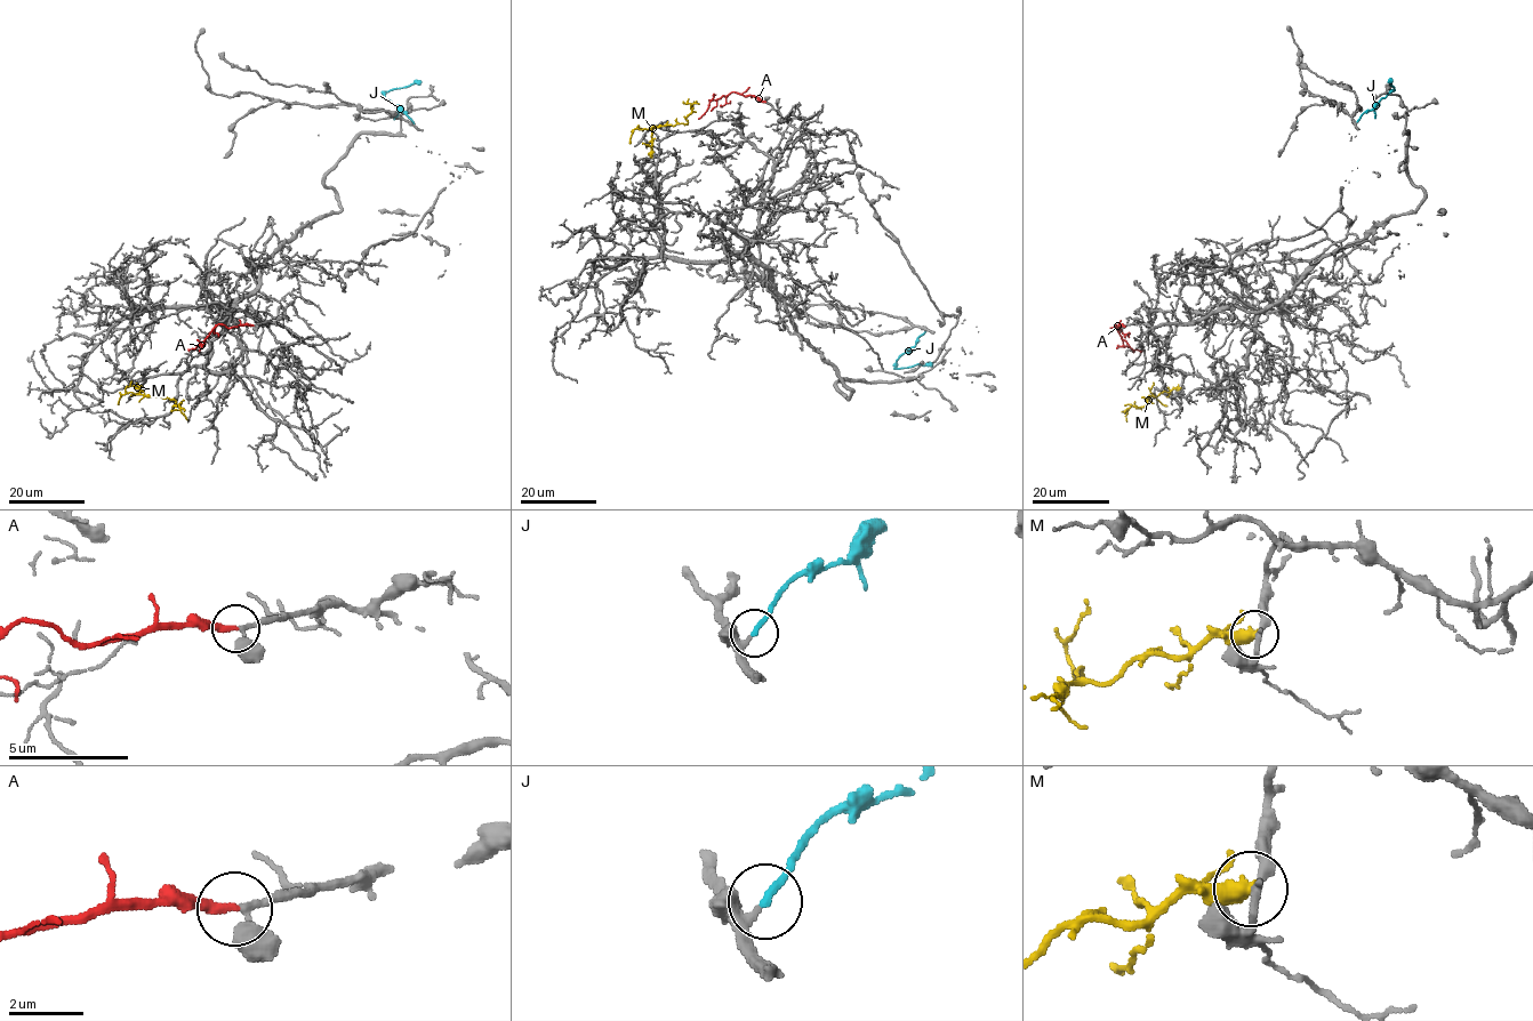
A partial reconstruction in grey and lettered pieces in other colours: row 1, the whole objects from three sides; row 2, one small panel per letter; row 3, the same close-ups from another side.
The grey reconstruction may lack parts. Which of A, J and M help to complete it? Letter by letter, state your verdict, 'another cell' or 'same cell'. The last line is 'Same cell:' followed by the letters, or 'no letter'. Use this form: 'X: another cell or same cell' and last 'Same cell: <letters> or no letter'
A: same cell
J: same cell
M: another cell
Same cell: A, J

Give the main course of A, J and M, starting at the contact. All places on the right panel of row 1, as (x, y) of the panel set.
A: (1124, 326), (1117, 329), (1115, 324), (1124, 346), (1142, 350)
J: (1357, 121), (1394, 90), (1389, 79)
M: (1180, 388), (1162, 392), (1148, 398), (1142, 407), (1129, 409), (1126, 421)

